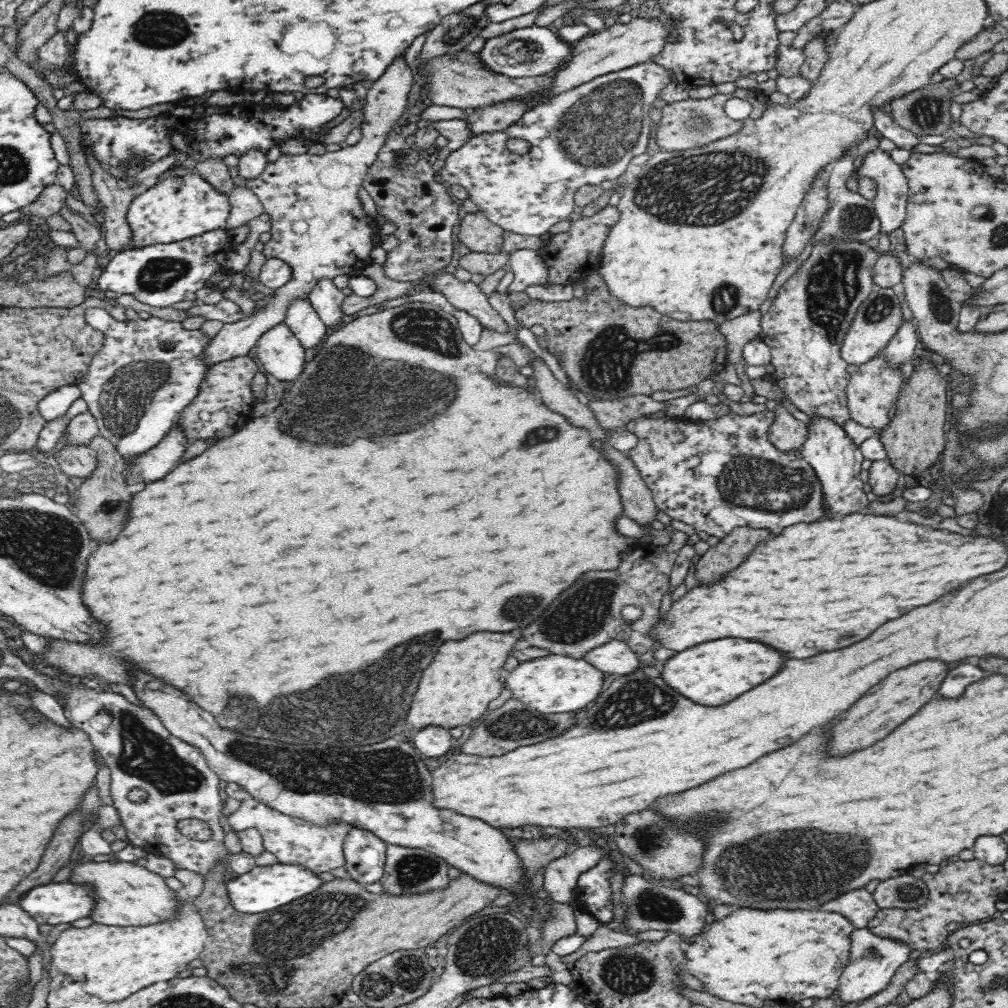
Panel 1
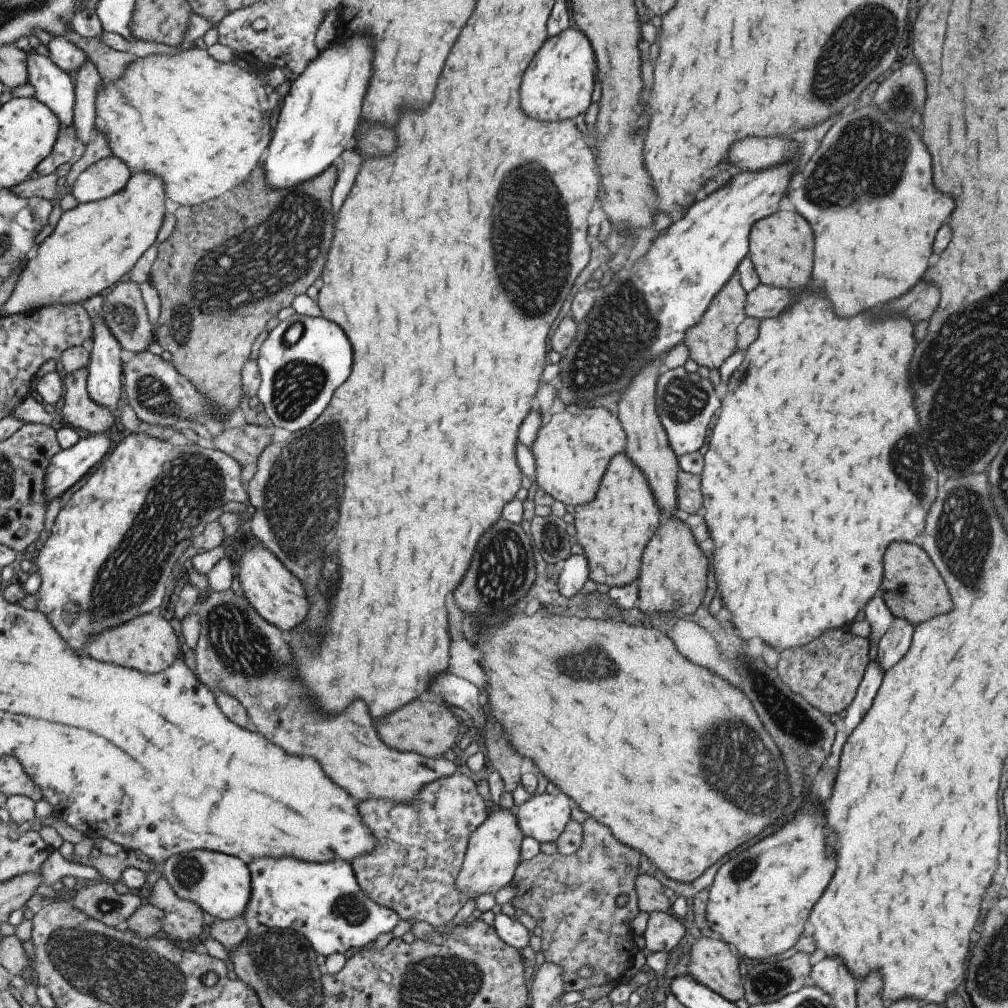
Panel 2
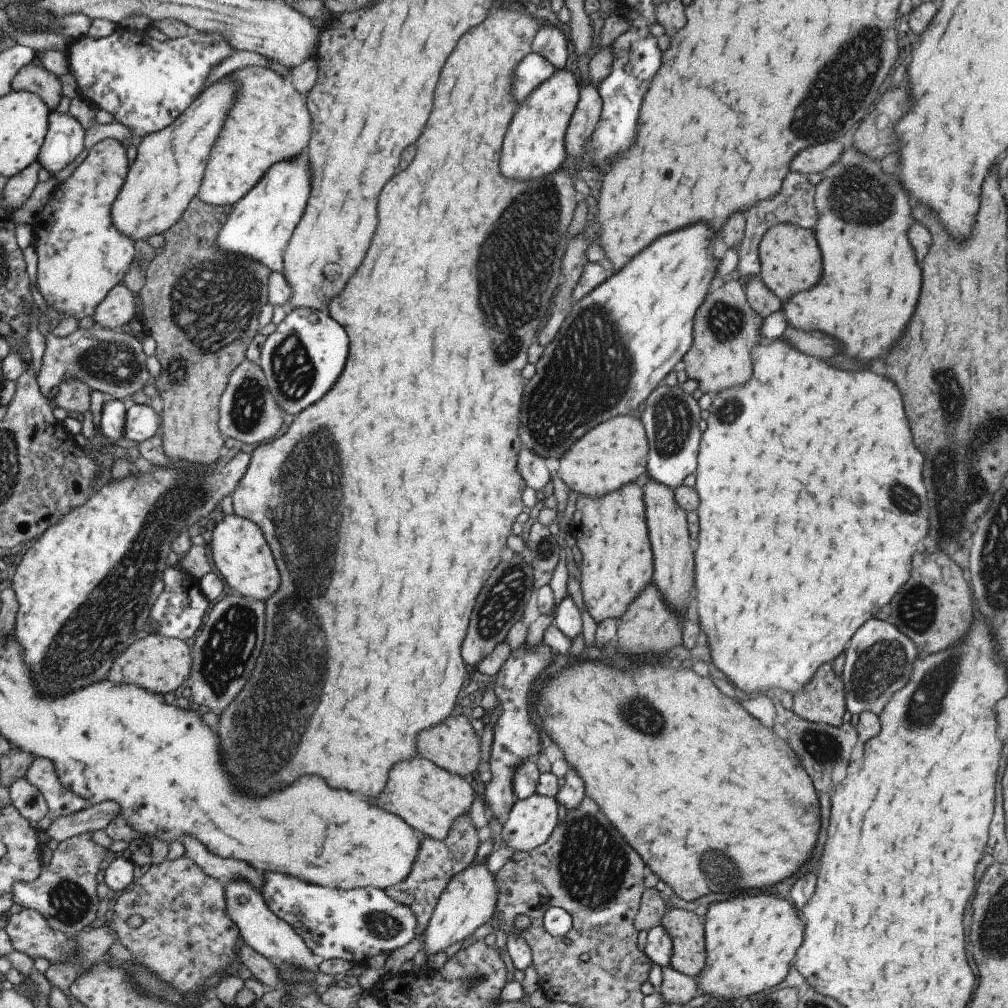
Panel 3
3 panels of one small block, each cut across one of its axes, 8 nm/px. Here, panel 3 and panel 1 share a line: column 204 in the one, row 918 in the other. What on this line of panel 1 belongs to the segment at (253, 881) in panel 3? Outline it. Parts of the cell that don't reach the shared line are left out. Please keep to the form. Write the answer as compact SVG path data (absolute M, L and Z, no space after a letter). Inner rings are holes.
M864 888L846 892L844 896L832 900L830 904L822 904L824 912L838 912L848 919L856 929L866 928L880 912L874 896Z

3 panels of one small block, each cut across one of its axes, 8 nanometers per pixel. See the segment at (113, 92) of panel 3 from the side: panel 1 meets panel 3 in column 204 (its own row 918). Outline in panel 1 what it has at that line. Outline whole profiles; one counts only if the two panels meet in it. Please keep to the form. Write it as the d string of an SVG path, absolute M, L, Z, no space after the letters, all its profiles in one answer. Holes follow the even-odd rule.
M70 881L44 884L26 892L17 905L40 925L70 923L91 914L93 890Z

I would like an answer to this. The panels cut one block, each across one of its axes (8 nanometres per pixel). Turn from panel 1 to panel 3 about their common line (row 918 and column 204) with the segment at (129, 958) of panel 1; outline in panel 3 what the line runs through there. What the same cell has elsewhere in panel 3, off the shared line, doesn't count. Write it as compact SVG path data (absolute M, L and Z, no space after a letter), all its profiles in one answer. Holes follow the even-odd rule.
M243 66L229 76L241 90L235 96L235 106L227 112L227 120L223 120L215 146L211 146L196 194L205 204L223 207L232 207L259 183L274 163L291 160L291 156L295 160L308 146L311 136L306 98L290 81L261 66Z

